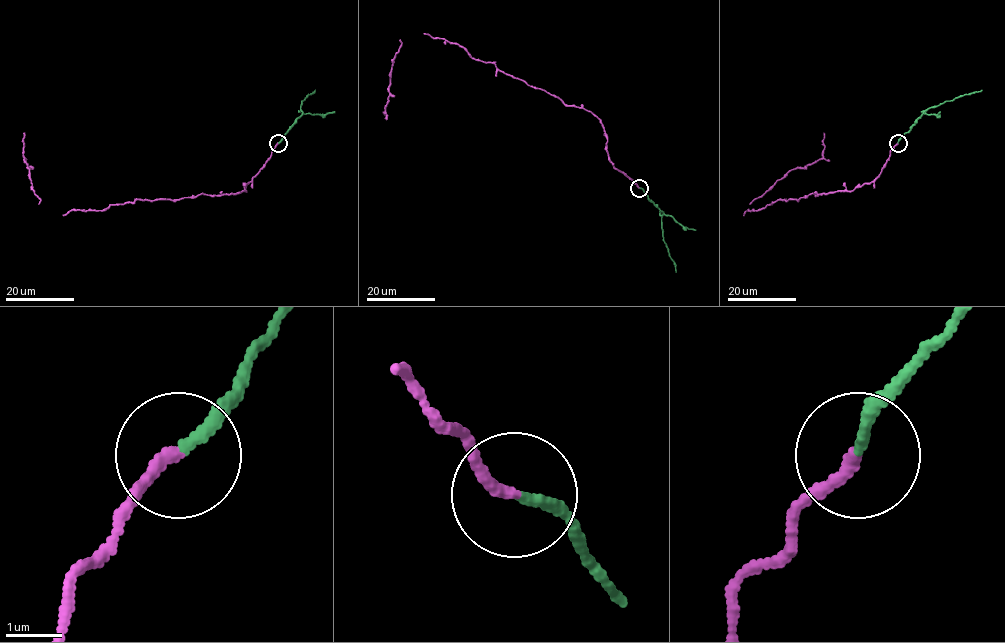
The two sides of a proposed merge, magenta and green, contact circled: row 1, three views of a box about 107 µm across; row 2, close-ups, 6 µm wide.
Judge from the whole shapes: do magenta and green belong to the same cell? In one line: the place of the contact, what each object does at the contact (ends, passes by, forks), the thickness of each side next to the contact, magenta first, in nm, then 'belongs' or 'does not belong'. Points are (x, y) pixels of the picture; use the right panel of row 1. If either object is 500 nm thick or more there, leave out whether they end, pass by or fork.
place (898, 143); magenta ends; green ends; calibres 220 and 190 nm; does not belong

